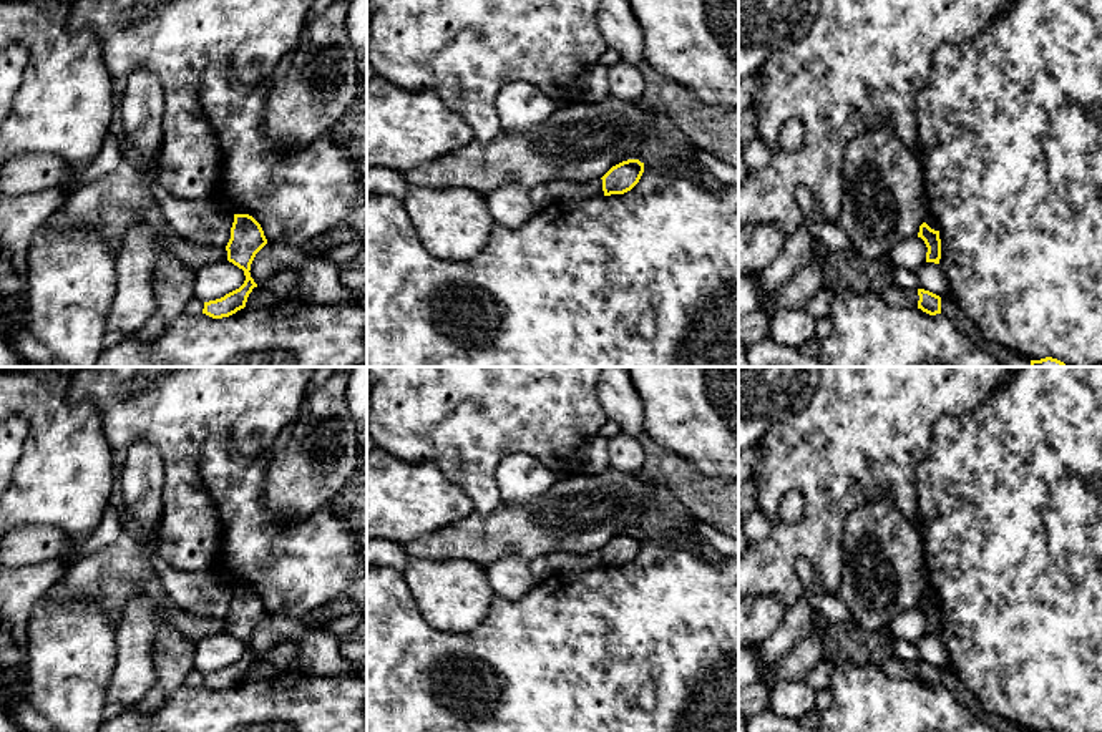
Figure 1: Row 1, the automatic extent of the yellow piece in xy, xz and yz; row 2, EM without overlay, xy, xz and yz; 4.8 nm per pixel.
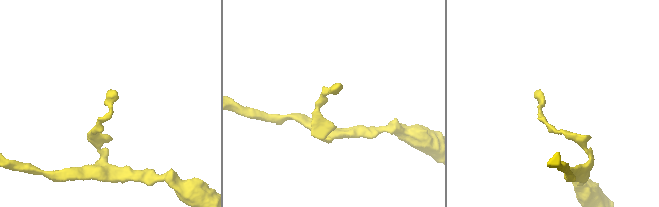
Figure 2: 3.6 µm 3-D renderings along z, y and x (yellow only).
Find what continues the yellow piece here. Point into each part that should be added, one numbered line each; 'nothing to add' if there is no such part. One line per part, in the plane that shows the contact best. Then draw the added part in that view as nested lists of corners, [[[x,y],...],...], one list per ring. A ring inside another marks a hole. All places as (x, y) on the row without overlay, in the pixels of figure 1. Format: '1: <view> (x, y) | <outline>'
nothing to add

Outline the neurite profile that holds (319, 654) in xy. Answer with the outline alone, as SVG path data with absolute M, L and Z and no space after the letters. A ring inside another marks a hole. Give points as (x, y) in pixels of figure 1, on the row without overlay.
M267 614L251 636L251 649L266 659L269 649L280 641L294 641L299 647L299 669L315 676L357 674L367 679L367 666L358 669L339 652L340 639L304 619Z

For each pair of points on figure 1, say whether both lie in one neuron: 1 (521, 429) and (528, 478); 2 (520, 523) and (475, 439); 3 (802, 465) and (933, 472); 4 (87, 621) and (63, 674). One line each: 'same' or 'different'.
1: different
2: different
3: different
4: same

